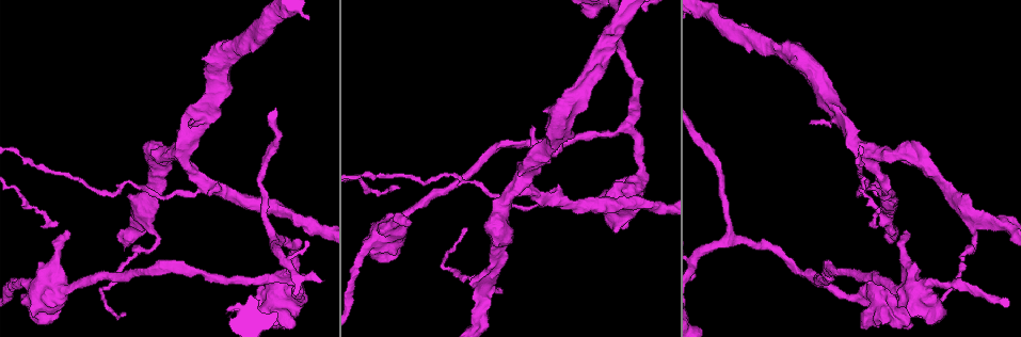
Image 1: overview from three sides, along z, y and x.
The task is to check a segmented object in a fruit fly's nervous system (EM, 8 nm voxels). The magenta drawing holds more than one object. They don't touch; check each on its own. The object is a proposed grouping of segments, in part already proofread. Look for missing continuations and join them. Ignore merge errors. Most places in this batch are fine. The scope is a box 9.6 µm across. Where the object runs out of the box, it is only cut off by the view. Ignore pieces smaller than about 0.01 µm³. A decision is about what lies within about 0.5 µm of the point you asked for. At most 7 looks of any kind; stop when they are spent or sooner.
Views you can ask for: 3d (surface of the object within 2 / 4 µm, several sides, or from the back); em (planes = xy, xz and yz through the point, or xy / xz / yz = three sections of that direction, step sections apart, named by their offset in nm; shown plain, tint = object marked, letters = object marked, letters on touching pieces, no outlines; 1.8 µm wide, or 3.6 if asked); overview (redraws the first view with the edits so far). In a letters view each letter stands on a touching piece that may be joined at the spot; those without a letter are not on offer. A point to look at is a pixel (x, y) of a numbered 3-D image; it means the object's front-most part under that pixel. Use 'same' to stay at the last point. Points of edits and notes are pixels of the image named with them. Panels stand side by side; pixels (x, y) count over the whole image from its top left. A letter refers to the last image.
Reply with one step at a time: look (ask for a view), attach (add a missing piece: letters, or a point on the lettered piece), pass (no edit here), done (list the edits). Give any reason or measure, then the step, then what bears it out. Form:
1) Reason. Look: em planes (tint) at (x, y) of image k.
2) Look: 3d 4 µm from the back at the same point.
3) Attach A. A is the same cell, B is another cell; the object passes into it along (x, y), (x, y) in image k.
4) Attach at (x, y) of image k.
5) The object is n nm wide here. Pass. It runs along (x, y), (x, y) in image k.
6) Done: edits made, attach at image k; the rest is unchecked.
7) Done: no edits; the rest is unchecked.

An open end. Look: em planes (letters) at (396, 187) of image 1.

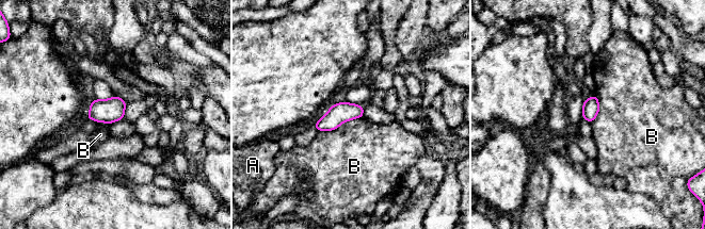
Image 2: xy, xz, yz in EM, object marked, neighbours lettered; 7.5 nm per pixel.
Pass. A and B are other cells; a border runs along (363, 116), (332, 130), (318, 131) in image 2; none of them fits.

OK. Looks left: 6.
A fork. Look: 3d 4 µm at (200, 186) of image 1.

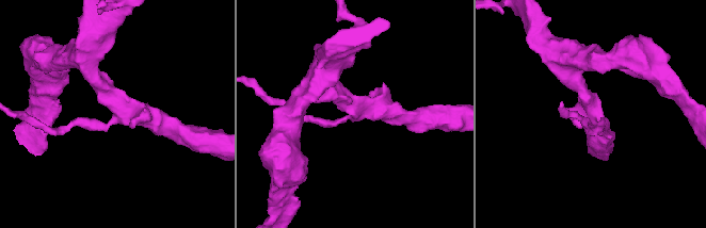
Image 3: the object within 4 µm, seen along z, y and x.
3 arms meet here; the arms are 160, 260, 260 nm wide; shape alone is not enough. Look: em planes (plain) at (591, 108) of image 3.

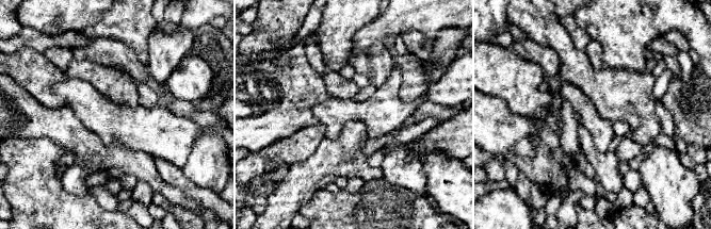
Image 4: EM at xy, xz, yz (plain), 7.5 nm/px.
See the neighbours. Look: em planes (letters) at the same point.

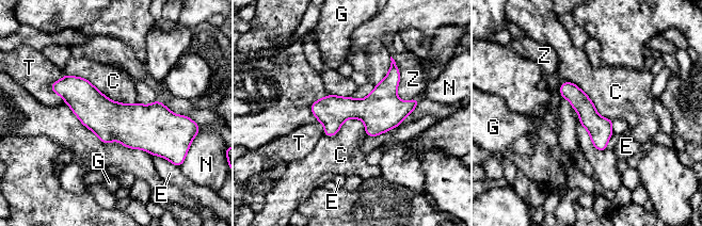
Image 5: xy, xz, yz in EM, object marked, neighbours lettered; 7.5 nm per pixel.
The object is 180 nm wide here. Pass. C, E, G, N, T and Z are other cells; a border runs along (64, 73), (136, 102) in image 5; none of them fits.

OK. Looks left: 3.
An open end. Look: em 3.6 µm yz step 4 (plain) at (130, 193) of image 1.

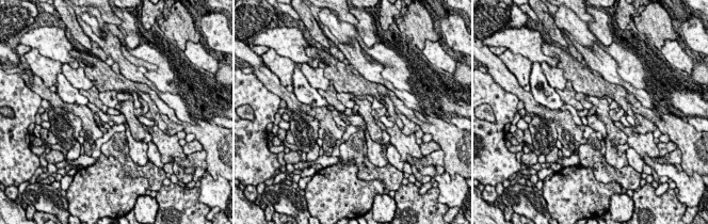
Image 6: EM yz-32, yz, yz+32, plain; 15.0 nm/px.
Look: em 3.6 µm yz step 4 (letters) at the same point.

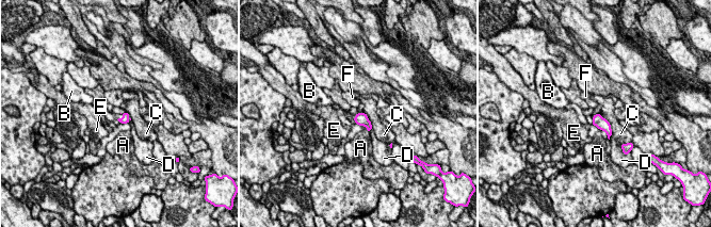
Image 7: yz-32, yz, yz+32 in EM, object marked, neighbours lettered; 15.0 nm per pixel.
Pass. A, B, C, D, E and F are other cells; a border runs along (599, 113), (609, 123), (612, 133) in image 7; none of them fits.

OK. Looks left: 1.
Done: no edits; the rest is unchecked.

